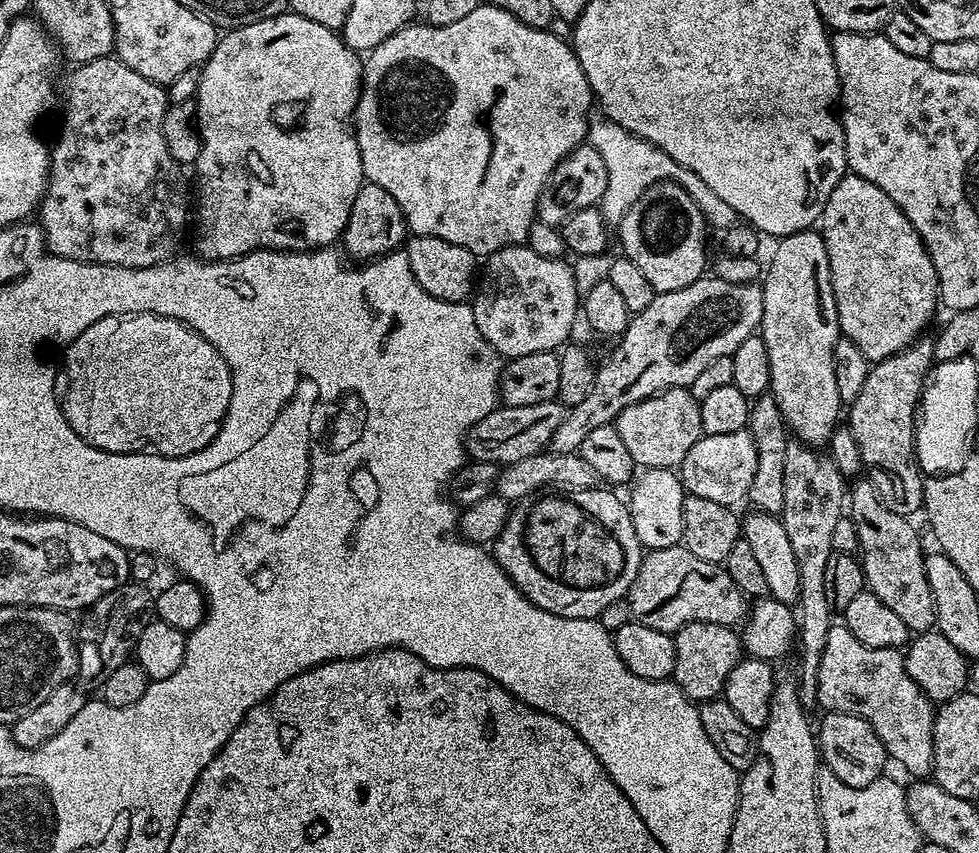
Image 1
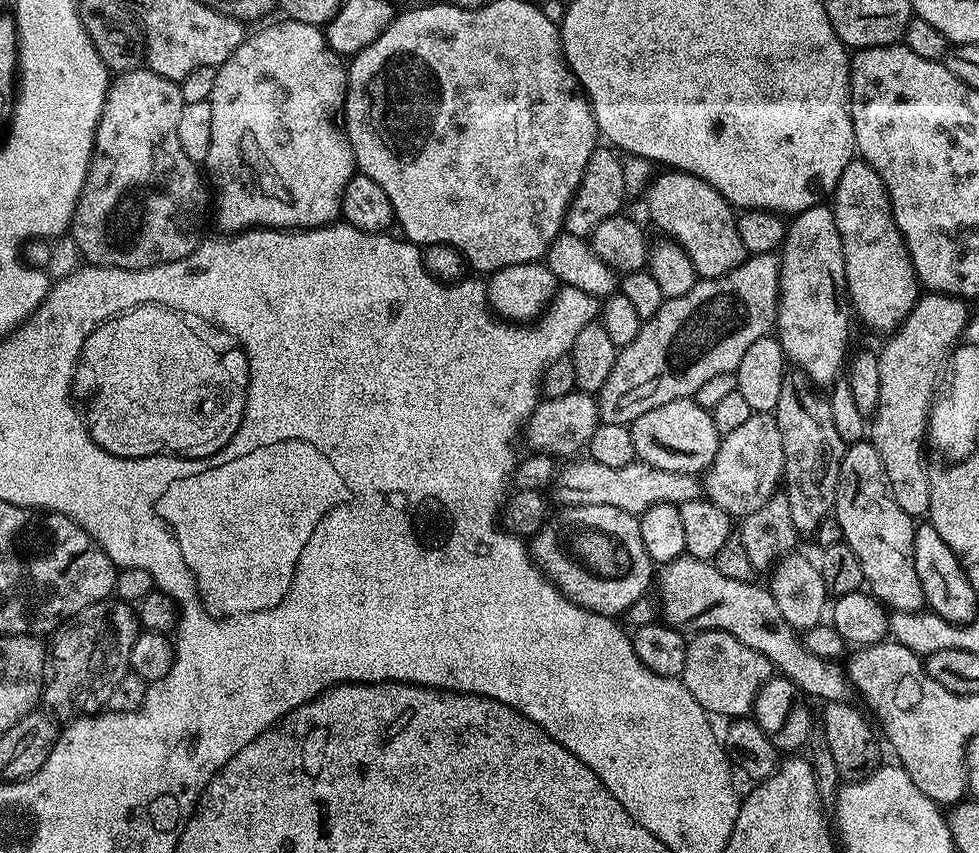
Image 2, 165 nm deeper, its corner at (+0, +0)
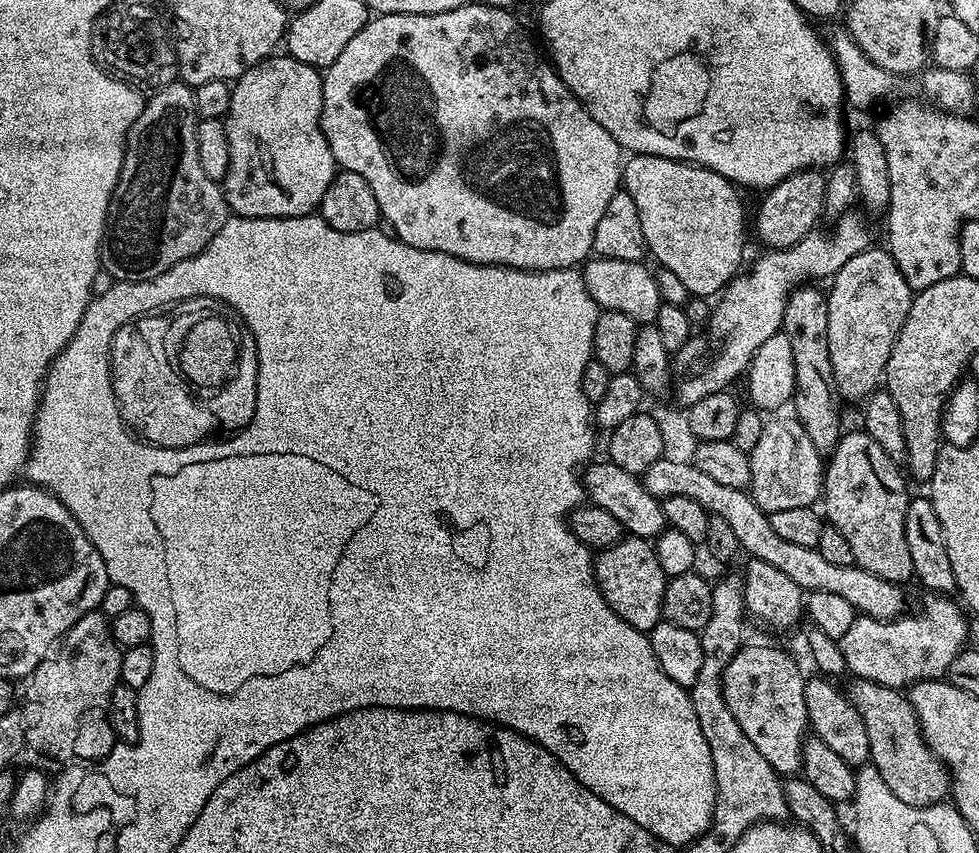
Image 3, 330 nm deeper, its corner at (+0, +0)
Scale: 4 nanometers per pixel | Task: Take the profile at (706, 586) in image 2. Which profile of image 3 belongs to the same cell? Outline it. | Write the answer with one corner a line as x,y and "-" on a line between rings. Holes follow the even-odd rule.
855,678
849,681
846,695
854,710
862,714
866,735
870,738
868,759
878,774
882,774
882,782
886,782
890,794
915,808
945,803
950,796
948,769
925,742
920,719
914,714
907,695
901,689
882,686
878,682

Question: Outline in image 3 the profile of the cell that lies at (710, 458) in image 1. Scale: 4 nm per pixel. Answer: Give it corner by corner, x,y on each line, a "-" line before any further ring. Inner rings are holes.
792,416
778,417
765,421
757,445
748,454
752,476
750,495
755,504
767,513
797,506
811,507
823,493
823,455
814,446
799,420

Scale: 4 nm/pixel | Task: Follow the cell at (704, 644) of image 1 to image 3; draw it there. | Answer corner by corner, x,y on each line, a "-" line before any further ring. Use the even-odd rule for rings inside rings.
745,643
730,658
720,685
730,706
730,714
742,726
742,734
754,742
762,758
778,774
796,774
801,771
802,750
809,731
804,697
805,673
800,673
796,660
788,652
772,644

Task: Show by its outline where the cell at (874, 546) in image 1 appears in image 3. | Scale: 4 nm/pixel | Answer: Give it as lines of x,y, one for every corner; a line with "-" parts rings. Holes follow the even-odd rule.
857,430
857,432
845,431
841,435
840,440
836,444
835,450
830,453
826,460
826,467
823,475
823,493
822,507
823,515
826,517
827,523
833,528
842,530
843,536
846,537
846,542
850,542
850,550
854,550
854,558
856,559
856,567
862,570
870,570
870,574
878,574
878,578
886,578
886,582
894,582
895,584
904,586
907,585
907,580
913,579
912,563
910,562
910,546
906,546
906,510
910,499
910,491
904,485
905,473
900,473
901,465
897,461
890,458
890,454
886,454
886,450
882,450
882,446
878,446
878,442
874,442
874,438
870,438
867,432

